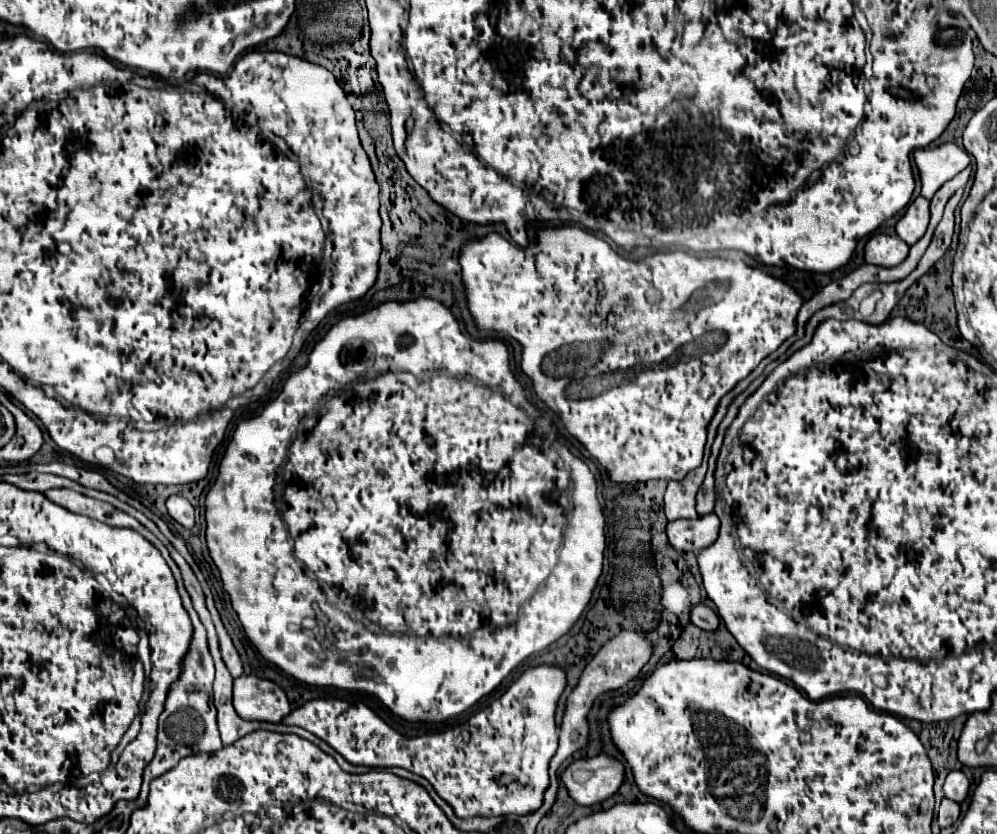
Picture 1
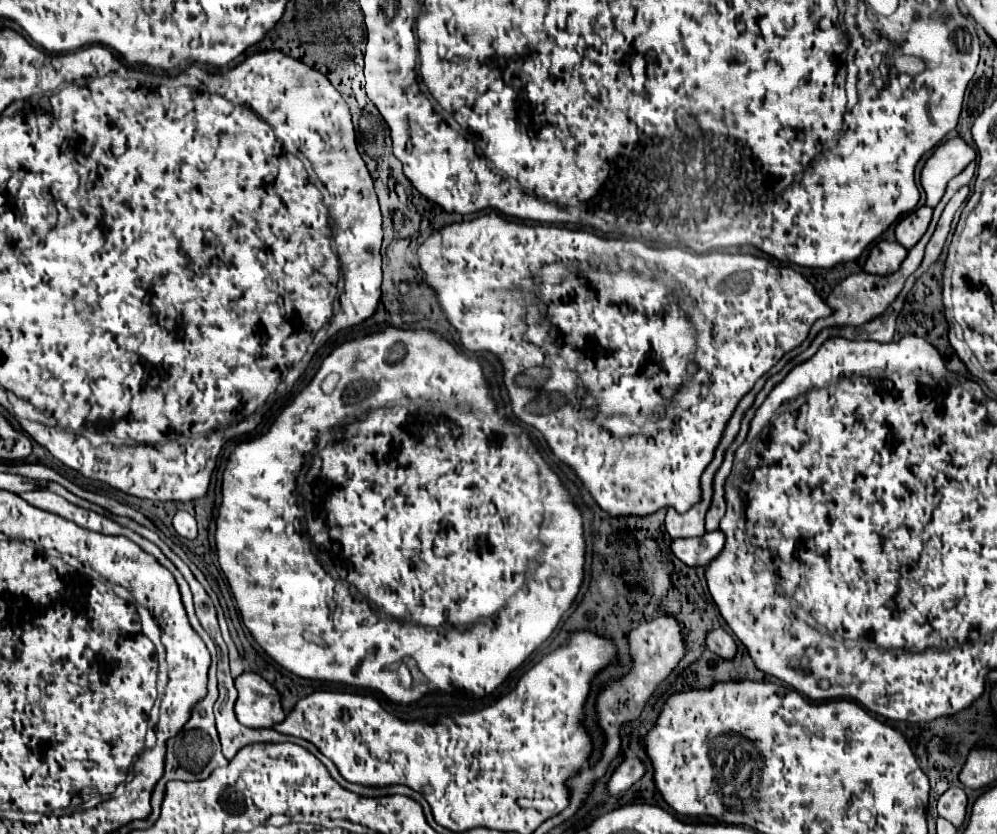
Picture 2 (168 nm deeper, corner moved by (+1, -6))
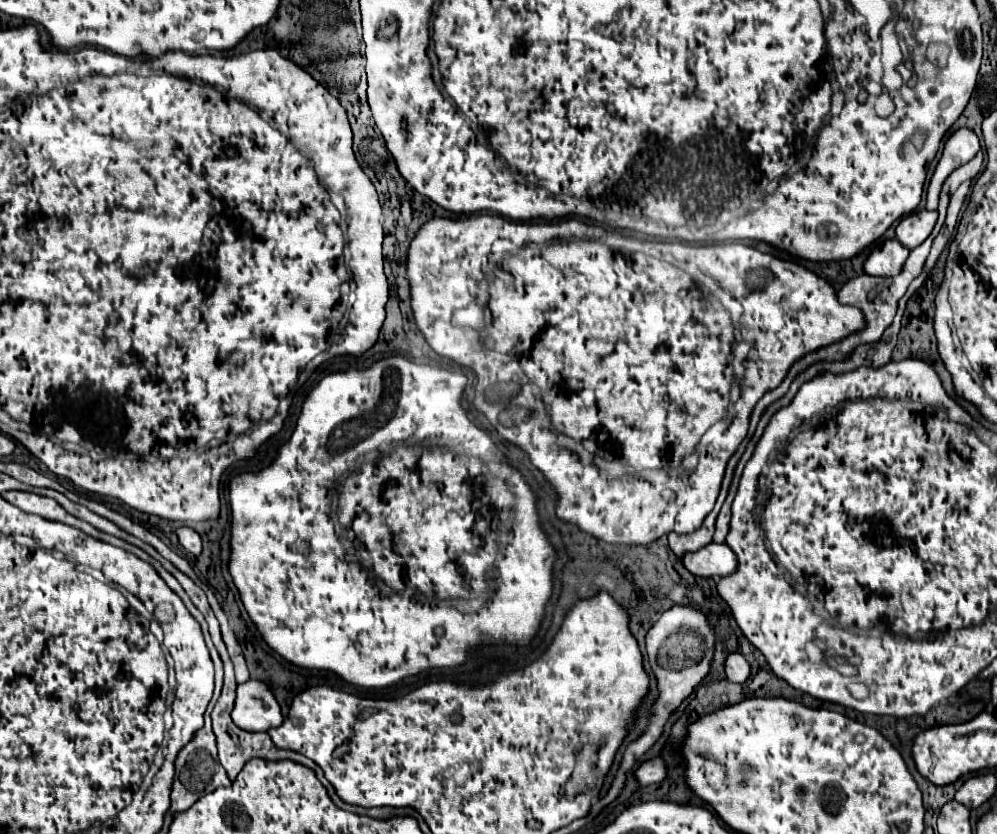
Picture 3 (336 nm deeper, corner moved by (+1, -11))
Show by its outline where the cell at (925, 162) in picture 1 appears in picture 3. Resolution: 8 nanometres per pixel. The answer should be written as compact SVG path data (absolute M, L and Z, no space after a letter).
M959 128L947 138L943 156L941 156L941 160L935 168L935 174L929 182L929 188L927 188L927 210L937 210L939 192L941 192L941 186L947 180L947 176L961 164L969 162L979 152L979 148L981 148L979 136L971 128Z

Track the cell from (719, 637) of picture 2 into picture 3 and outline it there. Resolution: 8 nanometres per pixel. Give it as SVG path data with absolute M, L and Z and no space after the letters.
M729 654L727 660L725 660L725 674L727 674L727 680L729 682L735 682L735 684L743 684L747 682L749 674L751 674L751 668L749 668L749 662L739 654Z

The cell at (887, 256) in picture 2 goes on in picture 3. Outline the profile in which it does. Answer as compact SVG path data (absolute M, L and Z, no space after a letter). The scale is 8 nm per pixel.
M895 238L881 240L865 260L865 272L871 276L897 276L909 256L909 250Z

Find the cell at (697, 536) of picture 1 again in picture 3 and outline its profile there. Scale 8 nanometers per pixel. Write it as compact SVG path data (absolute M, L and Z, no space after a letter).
M707 544L703 550L695 550L683 556L685 568L701 578L729 576L737 570L737 556L729 550L727 544Z

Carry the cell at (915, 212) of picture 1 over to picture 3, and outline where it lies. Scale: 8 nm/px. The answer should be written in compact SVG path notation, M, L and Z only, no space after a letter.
M915 210L897 224L897 230L895 230L897 240L903 246L907 246L909 250L913 250L913 248L917 248L919 244L923 244L927 240L927 236L931 234L935 222L937 222L937 212Z

